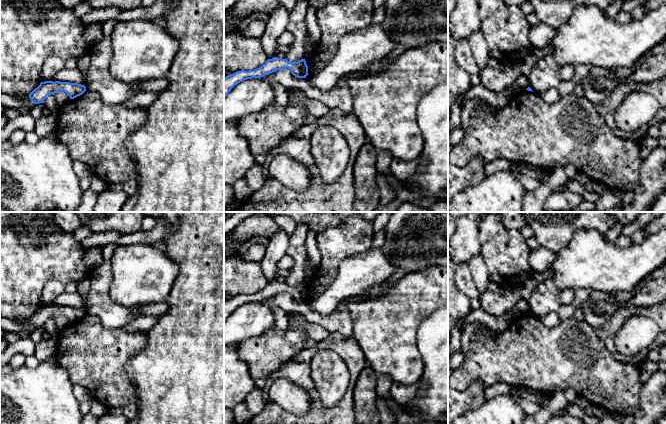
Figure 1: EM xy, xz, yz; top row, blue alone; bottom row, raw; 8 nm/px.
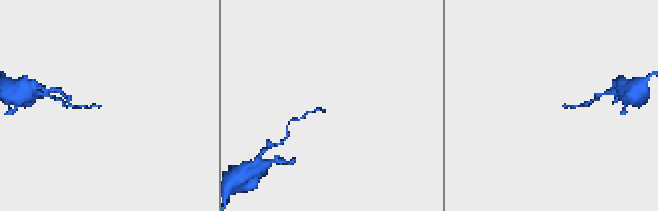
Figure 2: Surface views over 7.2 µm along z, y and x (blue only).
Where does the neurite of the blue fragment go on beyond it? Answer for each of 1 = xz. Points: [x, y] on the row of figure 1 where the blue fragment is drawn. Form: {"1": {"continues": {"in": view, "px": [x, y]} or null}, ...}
{"1": {"continues": null}}

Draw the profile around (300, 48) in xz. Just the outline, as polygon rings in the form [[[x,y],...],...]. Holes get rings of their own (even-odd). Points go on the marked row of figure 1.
[[[290,22],[286,30],[291,32],[295,37],[291,50],[286,54],[286,59],[290,62],[305,59],[310,50],[310,46],[308,45],[310,38],[305,22]]]

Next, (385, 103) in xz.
[[[431,42],[411,48],[398,56],[385,70],[363,78],[349,78],[352,113],[359,120],[366,141],[377,150],[387,150],[394,158],[416,159],[422,152],[423,138],[416,119],[420,100],[448,80],[448,42]]]

